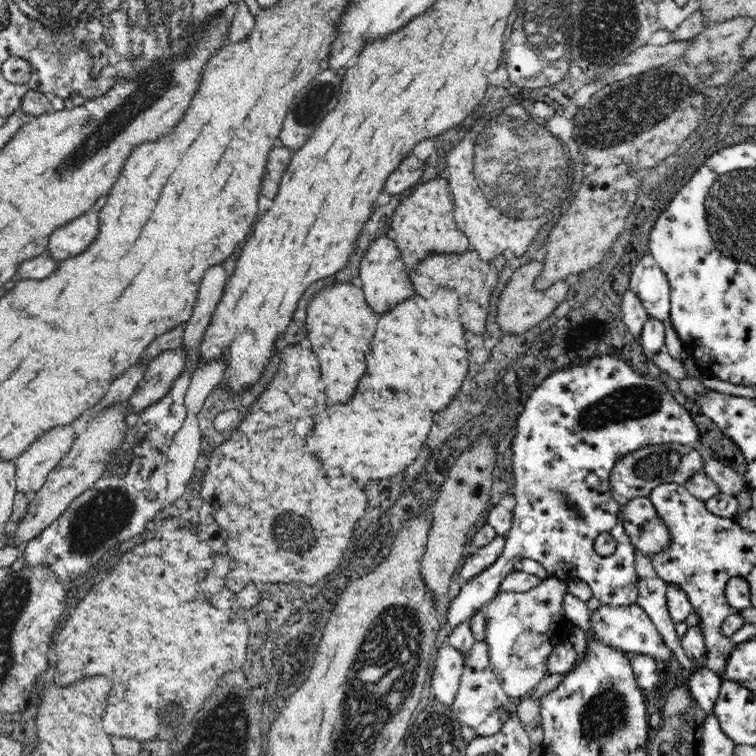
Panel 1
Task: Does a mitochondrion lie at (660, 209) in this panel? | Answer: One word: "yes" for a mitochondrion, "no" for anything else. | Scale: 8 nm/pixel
no

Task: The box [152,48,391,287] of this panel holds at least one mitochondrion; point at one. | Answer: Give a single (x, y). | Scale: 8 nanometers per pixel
(317, 98)

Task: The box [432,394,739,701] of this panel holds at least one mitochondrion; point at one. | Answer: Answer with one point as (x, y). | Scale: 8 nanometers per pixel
(653, 464)

